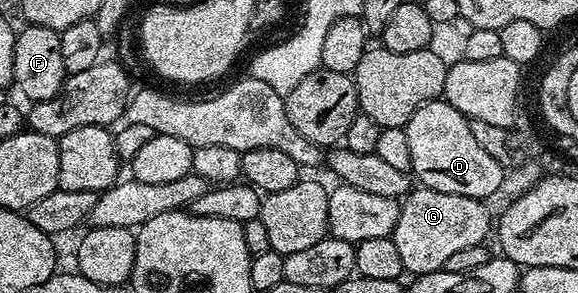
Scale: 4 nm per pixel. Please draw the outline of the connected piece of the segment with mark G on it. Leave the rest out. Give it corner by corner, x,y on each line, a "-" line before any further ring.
422,185
416,186
402,200
393,236
397,245
397,253
401,256
404,272
412,271
412,276
418,277
430,271
442,271
446,268
449,257
453,257
453,253
483,243
486,240
486,235
490,231
492,234
493,231
493,215
491,219
490,213
487,212
487,206
488,204
482,199
465,197
457,193
441,193
437,189
429,189

